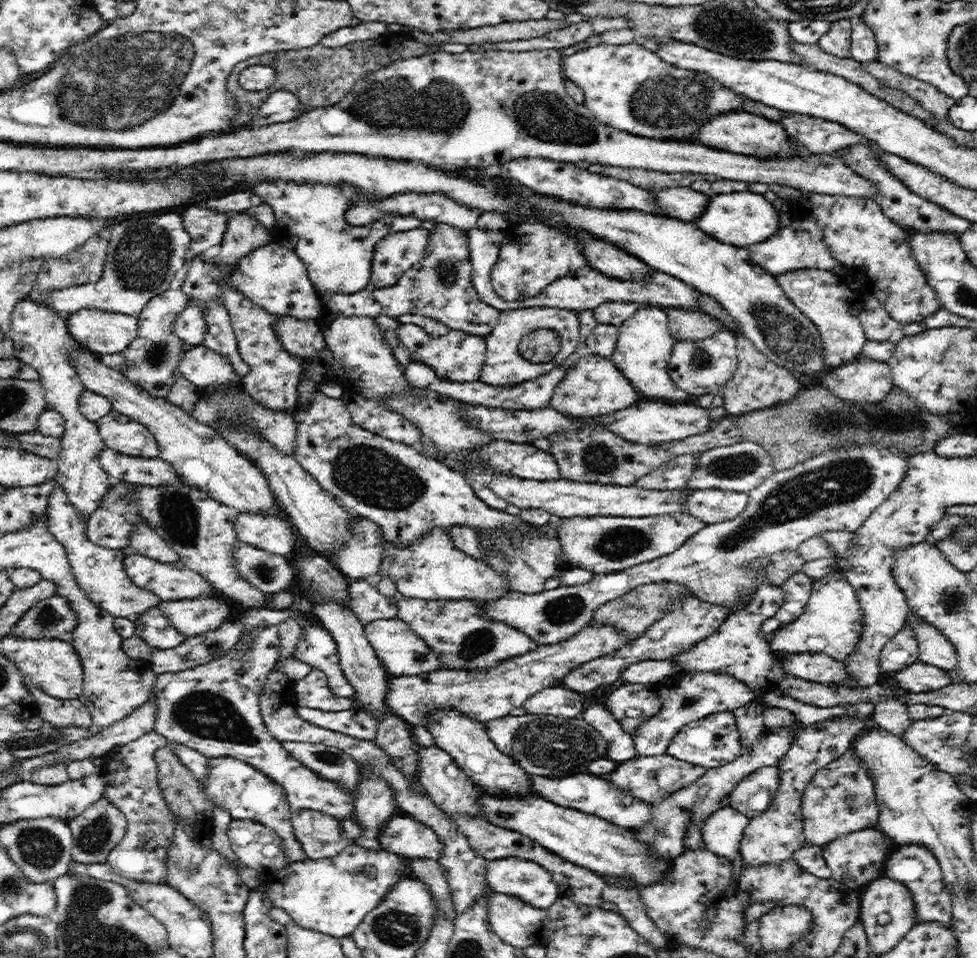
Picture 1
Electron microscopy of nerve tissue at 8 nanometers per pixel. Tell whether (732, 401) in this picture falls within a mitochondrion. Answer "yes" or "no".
no

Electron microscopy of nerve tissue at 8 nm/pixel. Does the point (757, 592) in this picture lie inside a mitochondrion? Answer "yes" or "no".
no

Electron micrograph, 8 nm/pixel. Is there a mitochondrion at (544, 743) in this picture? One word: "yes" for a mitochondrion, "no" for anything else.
yes

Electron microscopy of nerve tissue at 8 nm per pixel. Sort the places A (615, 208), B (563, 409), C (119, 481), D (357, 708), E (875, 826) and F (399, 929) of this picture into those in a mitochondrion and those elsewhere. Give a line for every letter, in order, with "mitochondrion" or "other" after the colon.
A: other
B: other
C: other
D: other
E: other
F: mitochondrion

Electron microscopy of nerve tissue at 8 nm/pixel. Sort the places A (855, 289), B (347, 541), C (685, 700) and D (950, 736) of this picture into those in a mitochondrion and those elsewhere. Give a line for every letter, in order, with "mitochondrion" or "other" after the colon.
A: other
B: other
C: mitochondrion
D: mitochondrion

